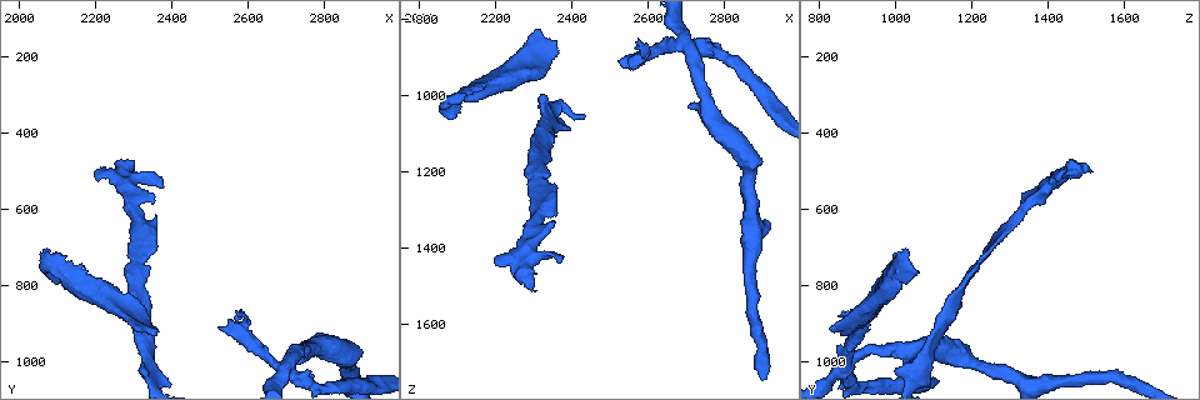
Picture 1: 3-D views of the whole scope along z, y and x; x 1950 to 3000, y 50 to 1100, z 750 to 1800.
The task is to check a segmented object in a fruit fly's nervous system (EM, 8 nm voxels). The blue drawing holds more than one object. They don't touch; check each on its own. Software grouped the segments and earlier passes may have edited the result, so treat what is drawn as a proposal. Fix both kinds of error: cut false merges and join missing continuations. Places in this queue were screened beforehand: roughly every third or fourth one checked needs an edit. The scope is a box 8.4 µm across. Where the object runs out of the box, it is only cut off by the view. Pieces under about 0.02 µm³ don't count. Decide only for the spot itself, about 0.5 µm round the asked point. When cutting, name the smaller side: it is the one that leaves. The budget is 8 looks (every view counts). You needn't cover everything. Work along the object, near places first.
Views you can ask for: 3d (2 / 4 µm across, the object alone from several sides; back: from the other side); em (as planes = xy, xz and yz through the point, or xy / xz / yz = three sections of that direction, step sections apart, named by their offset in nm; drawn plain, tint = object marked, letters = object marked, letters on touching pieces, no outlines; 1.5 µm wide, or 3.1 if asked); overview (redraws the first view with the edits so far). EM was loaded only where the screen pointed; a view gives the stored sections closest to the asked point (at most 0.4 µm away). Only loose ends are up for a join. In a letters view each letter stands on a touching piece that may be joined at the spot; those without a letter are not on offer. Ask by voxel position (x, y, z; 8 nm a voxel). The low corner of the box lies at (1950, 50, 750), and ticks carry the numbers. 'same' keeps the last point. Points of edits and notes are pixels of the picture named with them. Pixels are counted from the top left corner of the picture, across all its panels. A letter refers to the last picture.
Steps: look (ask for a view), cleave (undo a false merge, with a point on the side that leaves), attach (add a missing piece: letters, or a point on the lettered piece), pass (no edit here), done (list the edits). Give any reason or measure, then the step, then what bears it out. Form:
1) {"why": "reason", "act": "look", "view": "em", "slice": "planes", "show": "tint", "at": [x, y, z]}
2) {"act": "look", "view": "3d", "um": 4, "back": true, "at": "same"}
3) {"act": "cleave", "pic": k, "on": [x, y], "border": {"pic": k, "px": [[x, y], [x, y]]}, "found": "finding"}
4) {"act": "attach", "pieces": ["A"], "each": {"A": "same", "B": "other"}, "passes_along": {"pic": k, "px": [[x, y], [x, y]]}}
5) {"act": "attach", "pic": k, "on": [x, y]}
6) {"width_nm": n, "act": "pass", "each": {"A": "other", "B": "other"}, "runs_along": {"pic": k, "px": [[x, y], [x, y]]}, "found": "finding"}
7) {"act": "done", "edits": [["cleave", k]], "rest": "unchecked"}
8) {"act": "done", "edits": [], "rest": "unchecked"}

{"why": "calibre changes", "act": "look", "view": "em", "slice": "yz", "step": 4, "show": "tint", "at": [2865, 980, 1175]}

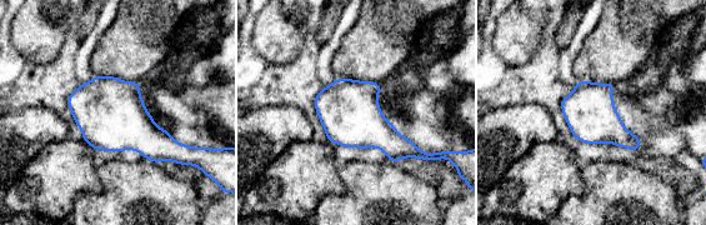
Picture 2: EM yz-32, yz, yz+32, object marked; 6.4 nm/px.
{"why": "another direction", "act": "look", "view": "em", "slice": "planes", "show": "letters", "at": "same"}

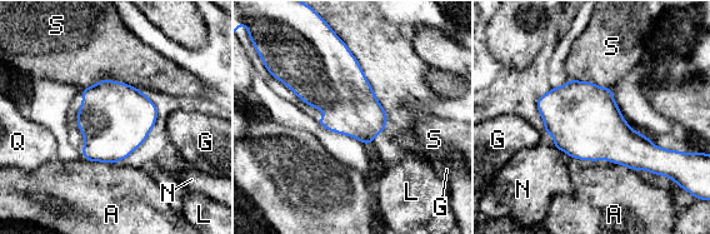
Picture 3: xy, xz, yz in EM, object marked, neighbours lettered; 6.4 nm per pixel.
{"width_nm": 340, "act": "pass", "each": {"A": "other", "G": "other", "L": "other", "N": "other", "Q": "other", "S": "other"}, "border": {"pic": 3, "px": [[138, 88], [99, 80], [84, 89]]}, "found": "continuous, no second neuron"}

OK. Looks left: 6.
{"why": "an open end", "act": "look", "view": "3d", "um": 2, "back": true, "at": [2360, 930, 850]}

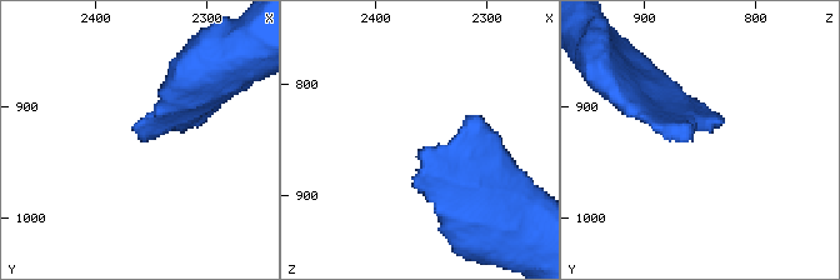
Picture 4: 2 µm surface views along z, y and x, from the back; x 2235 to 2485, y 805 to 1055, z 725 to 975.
{"act": "look", "view": "em", "slice": "planes", "show": "plain", "at": [2354, 928, 854]}

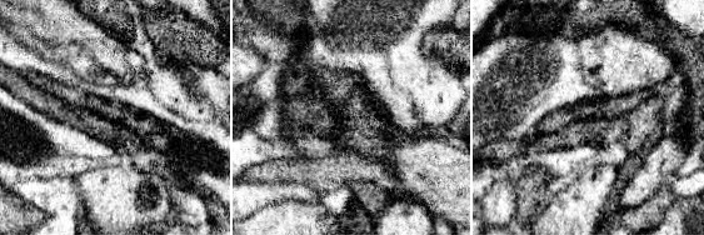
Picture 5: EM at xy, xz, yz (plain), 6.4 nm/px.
{"act": "look", "view": "em", "slice": "planes", "show": "letters", "at": "same"}

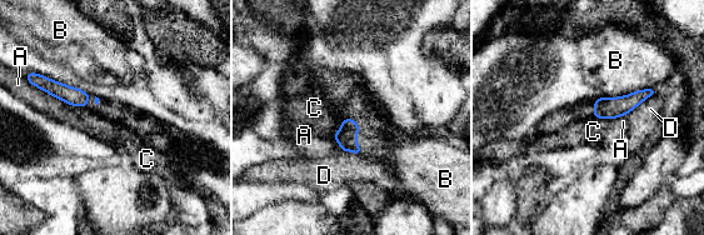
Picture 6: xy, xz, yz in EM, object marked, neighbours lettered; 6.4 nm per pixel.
{"act": "pass", "each": {"A": "other", "B": "other", "C": "other", "D": "other"}, "border": {"pic": 6, "px": [[594, 116], [618, 118]]}, "found": "no lettered piece goes on from it"}

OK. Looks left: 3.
{"why": "calibre changes", "act": "look", "view": "3d", "um": 4, "at": [2145, 805, 980]}

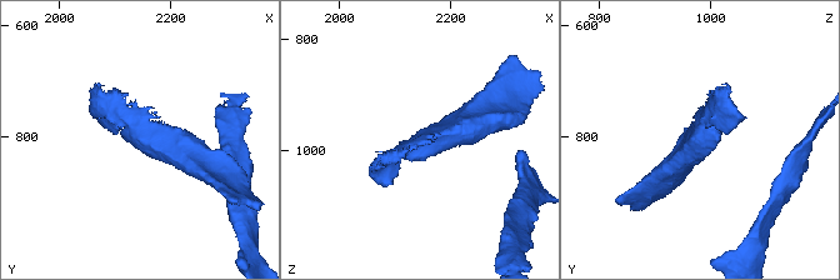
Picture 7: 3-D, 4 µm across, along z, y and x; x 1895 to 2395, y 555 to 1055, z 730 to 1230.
{"why": "need the tissue", "act": "look", "view": "em", "slice": "planes", "show": "letters", "at": [2155, 800, 990]}

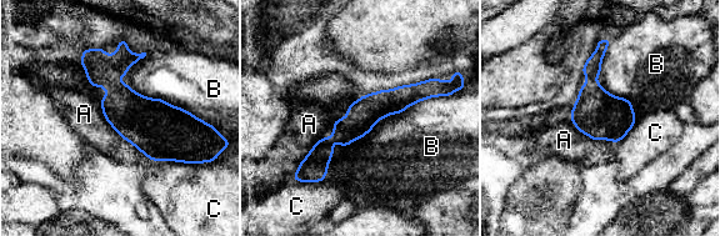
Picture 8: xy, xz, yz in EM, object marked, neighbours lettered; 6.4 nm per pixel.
{"act": "pass", "each": {"A": "other", "B": "other", "C": "other"}, "border": {"pic": 8, "px": [[114, 79], [216, 129]]}, "found": "all the same neuron"}

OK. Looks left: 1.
{"act": "done", "edits": [], "rest": "unchecked"}

